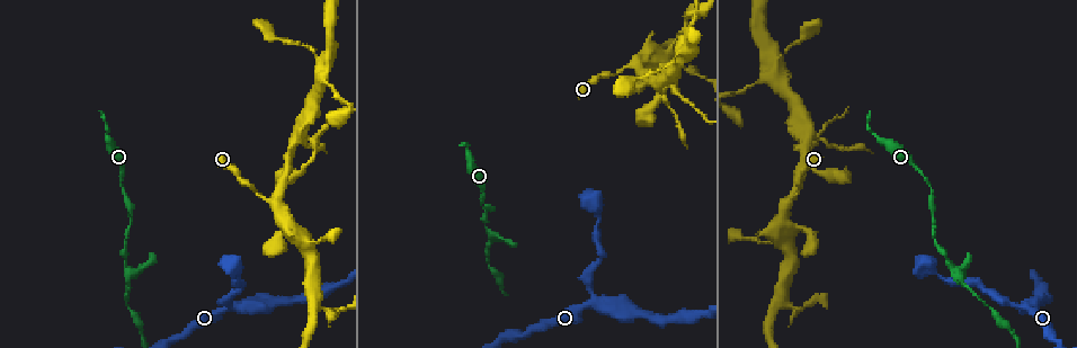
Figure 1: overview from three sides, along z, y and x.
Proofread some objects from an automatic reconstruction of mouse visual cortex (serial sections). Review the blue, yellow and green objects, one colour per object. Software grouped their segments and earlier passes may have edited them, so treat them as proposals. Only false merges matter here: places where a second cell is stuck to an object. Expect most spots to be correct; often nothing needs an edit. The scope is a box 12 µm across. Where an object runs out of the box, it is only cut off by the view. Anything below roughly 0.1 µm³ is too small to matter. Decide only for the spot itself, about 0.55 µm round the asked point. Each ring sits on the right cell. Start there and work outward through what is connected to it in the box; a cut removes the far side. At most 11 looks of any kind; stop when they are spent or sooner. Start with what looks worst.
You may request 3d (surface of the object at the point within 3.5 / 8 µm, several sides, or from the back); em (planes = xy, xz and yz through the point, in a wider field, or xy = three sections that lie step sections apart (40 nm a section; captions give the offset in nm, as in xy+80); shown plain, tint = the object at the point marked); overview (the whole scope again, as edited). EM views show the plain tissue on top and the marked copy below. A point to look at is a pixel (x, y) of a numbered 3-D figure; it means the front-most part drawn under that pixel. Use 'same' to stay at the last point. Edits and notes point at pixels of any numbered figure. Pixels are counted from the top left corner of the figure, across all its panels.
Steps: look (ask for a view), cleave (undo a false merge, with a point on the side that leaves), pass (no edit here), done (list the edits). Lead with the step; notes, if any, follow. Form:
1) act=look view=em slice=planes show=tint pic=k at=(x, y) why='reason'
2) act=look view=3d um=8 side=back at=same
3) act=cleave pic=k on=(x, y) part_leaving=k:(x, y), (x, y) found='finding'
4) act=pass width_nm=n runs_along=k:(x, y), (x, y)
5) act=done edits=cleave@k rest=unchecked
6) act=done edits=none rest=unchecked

act=look view=3d um=3.5 pic=1 at=(954, 268) why='narrows sharply'

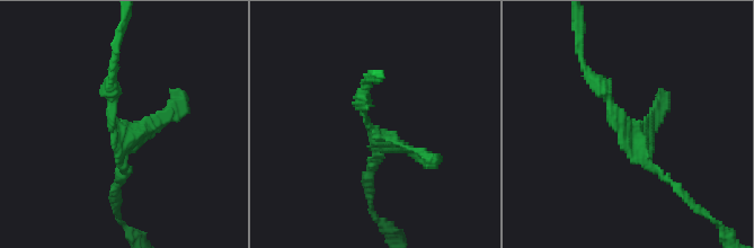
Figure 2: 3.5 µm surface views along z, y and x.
act=look view=em slice=xy step=1 show=tint pic=2 at=(114, 131) why='now the EM'

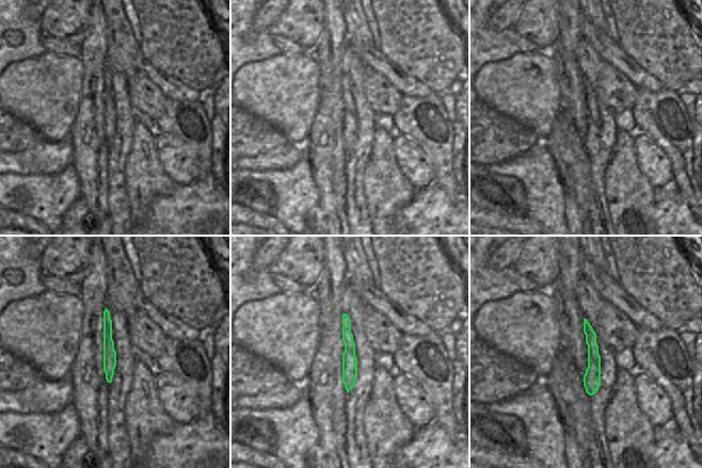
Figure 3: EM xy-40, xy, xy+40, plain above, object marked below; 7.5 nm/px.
act=look view=em slice=planes show=tint at=same why='another direction'

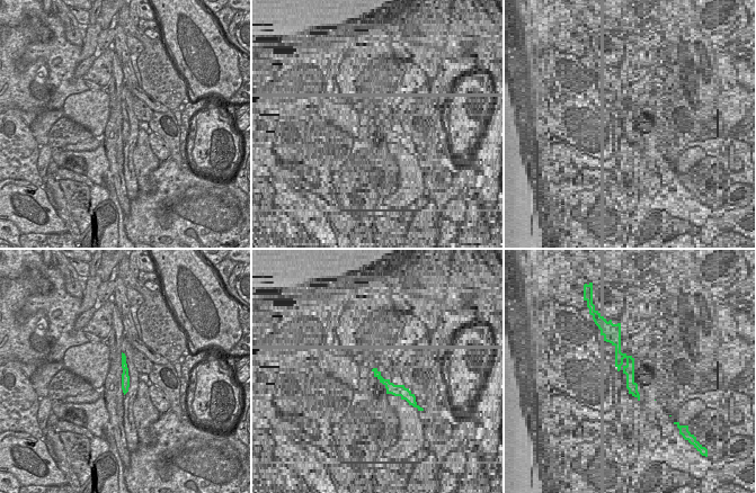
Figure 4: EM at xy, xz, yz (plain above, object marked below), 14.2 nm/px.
act=pass runs_along=4:(124, 365), (125, 390) found='all the same cell'

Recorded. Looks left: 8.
act=look view=3d um=3.5 pic=1 at=(301, 133) why='arms part here'

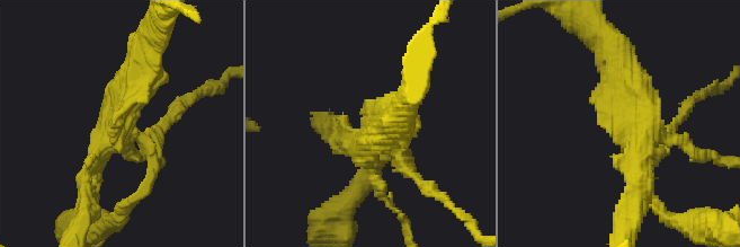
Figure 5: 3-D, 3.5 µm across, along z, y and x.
act=look view=em slice=xy step=2 show=tint pic=5 at=(644, 126)

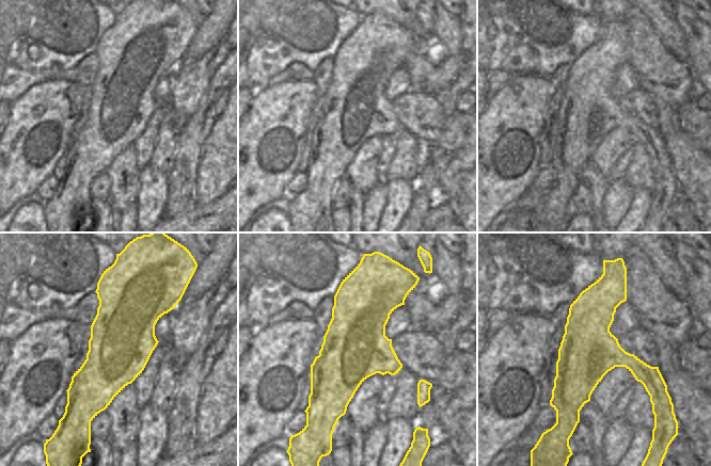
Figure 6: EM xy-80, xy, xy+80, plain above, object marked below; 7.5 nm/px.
act=pass width_nm=480 runs_along=5:(87, 192), (87, 177), (143, 63) found='continuous, no second cell'

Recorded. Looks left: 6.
act=look view=3d um=3.5 pic=1 at=(798, 313) why='thin neck'

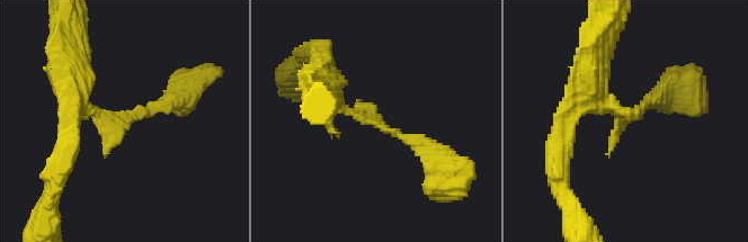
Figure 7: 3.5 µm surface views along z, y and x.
act=look view=em slice=xy step=5 show=tint pic=7 at=(125, 114)

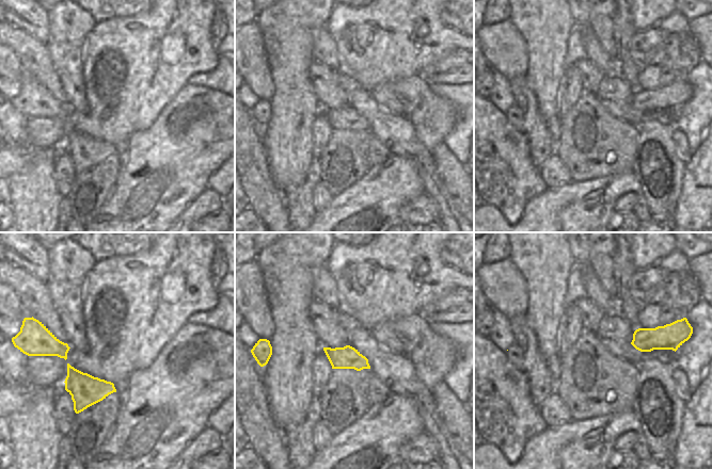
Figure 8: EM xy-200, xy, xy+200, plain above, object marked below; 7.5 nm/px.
act=look view=em slice=xy step=2 show=tint at=same

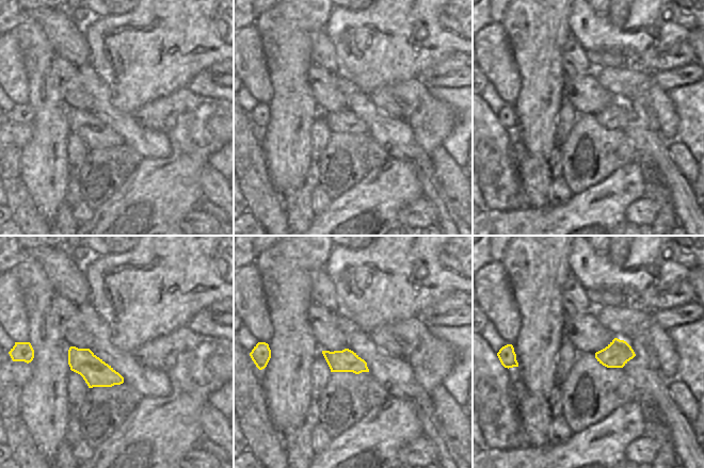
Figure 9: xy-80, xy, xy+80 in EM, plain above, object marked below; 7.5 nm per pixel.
act=pass width_nm=170 runs_along=7:(328, 89), (335, 106), (415, 141), (425, 164) found='continuous, no second cell'

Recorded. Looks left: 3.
act=look view=3d um=3.5 side=back pic=1 at=(1027, 309)

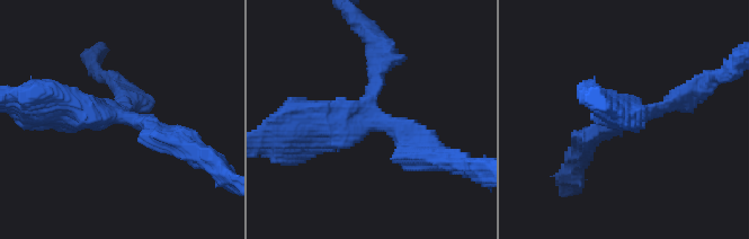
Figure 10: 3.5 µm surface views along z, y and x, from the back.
act=look view=em slice=xy step=3 show=tint pic=10 at=(376, 118) arms=3 arm_widths_nm=200,250,450

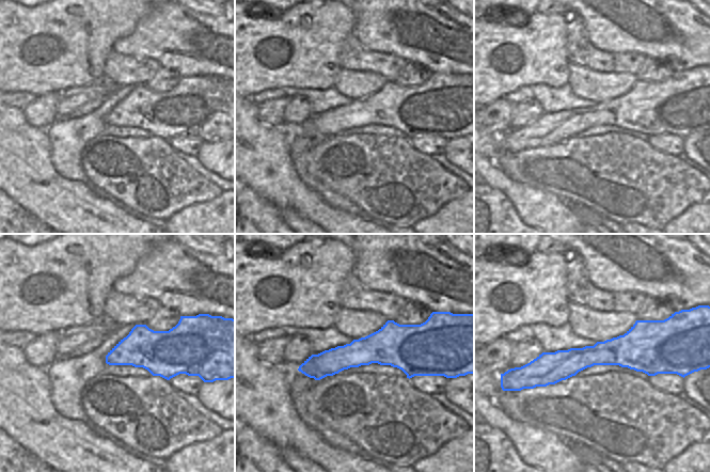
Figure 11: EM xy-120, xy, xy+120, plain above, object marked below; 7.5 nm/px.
act=pass width_nm=280 runs_along=10:(181, 140), (123, 116), (46, 108) found='all the same cell'

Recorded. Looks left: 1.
act=done edits=none rest=unchecked

